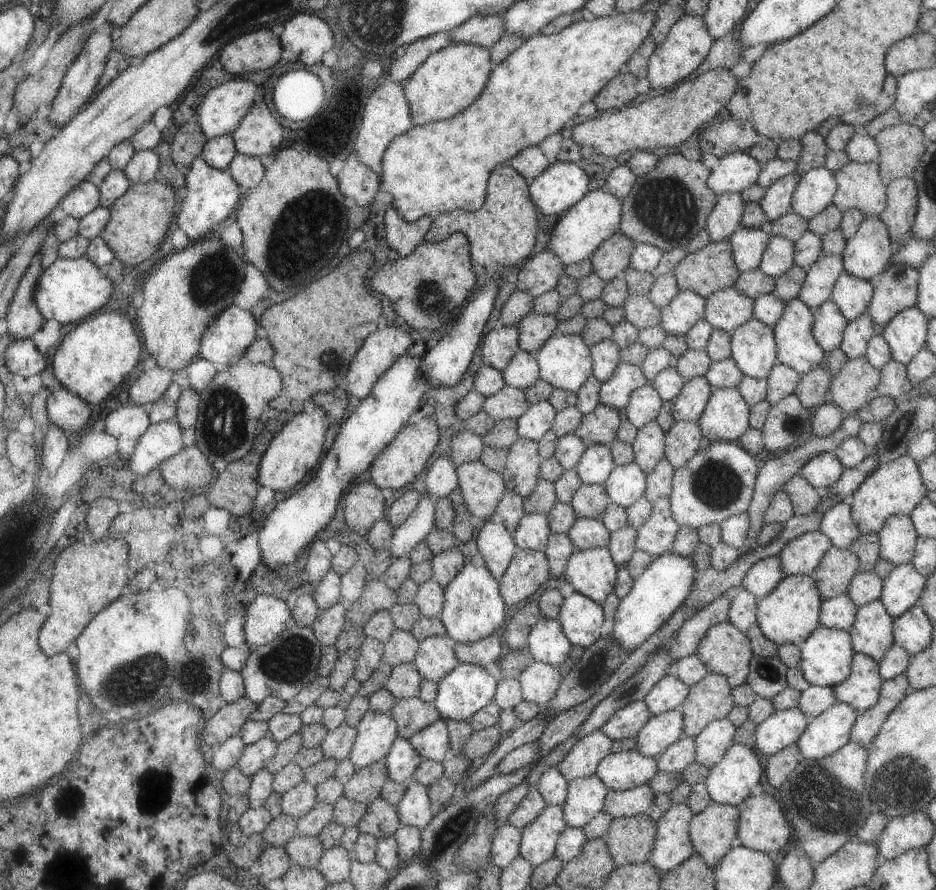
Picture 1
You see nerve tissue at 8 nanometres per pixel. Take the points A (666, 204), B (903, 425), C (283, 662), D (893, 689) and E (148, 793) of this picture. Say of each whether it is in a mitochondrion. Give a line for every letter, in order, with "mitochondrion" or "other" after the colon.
A: mitochondrion
B: mitochondrion
C: mitochondrion
D: other
E: mitochondrion

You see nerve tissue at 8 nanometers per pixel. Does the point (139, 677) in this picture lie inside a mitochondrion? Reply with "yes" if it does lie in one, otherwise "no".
yes

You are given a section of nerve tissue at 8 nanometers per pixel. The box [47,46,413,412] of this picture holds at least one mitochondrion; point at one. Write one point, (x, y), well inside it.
(301, 214)

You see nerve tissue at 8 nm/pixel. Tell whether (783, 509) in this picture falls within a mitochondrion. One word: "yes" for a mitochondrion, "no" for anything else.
no

